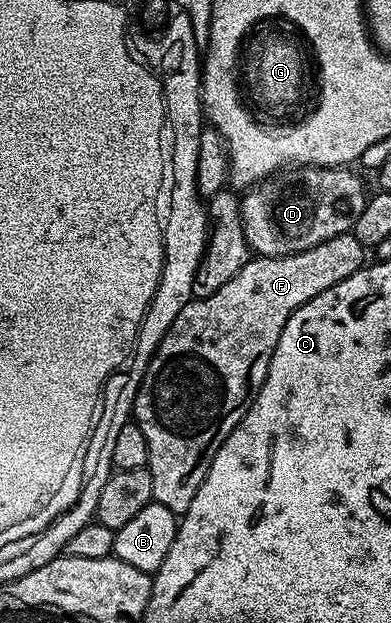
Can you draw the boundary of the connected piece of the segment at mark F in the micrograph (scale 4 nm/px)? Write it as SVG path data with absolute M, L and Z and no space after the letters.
M350 231L343 235L335 235L335 239L327 239L315 247L311 247L307 251L299 251L295 255L254 256L241 268L239 275L235 275L235 279L223 283L223 287L219 287L219 291L216 291L215 294L208 295L206 298L189 300L179 311L179 315L175 315L171 327L159 337L157 347L155 345L152 350L149 364L145 366L145 373L141 376L141 385L133 396L131 417L143 431L143 439L147 439L147 451L149 452L147 468L151 475L154 502L169 508L176 515L183 515L187 511L187 507L191 507L191 499L195 495L195 491L199 491L199 487L211 467L211 459L215 459L215 451L219 451L219 447L223 447L223 439L227 439L227 435L231 435L231 431L235 431L235 427L241 422L243 415L247 415L251 403L257 397L267 367L271 363L271 355L283 335L283 327L287 323L287 319L291 319L291 315L295 315L295 311L299 311L299 307L303 307L303 303L307 303L311 299L315 299L315 295L327 291L327 287L335 287L335 283L343 283L343 279L347 279L347 275L355 275L355 271L359 271L366 264L365 253L367 253L366 246L361 245L359 239L355 239L355 235Z

